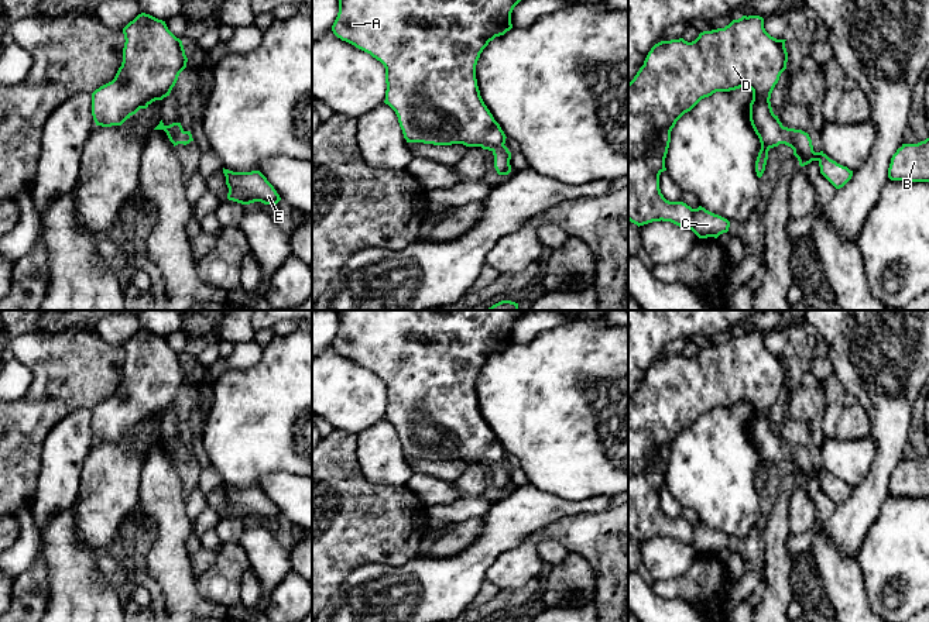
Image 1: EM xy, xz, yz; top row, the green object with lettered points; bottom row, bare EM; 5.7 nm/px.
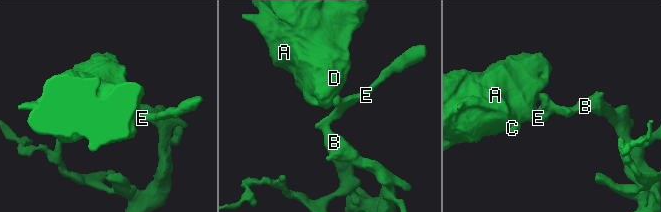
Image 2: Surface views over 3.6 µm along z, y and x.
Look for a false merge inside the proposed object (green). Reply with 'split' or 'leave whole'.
leave whole

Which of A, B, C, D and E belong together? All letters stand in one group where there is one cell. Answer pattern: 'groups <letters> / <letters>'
groups A B C D E

